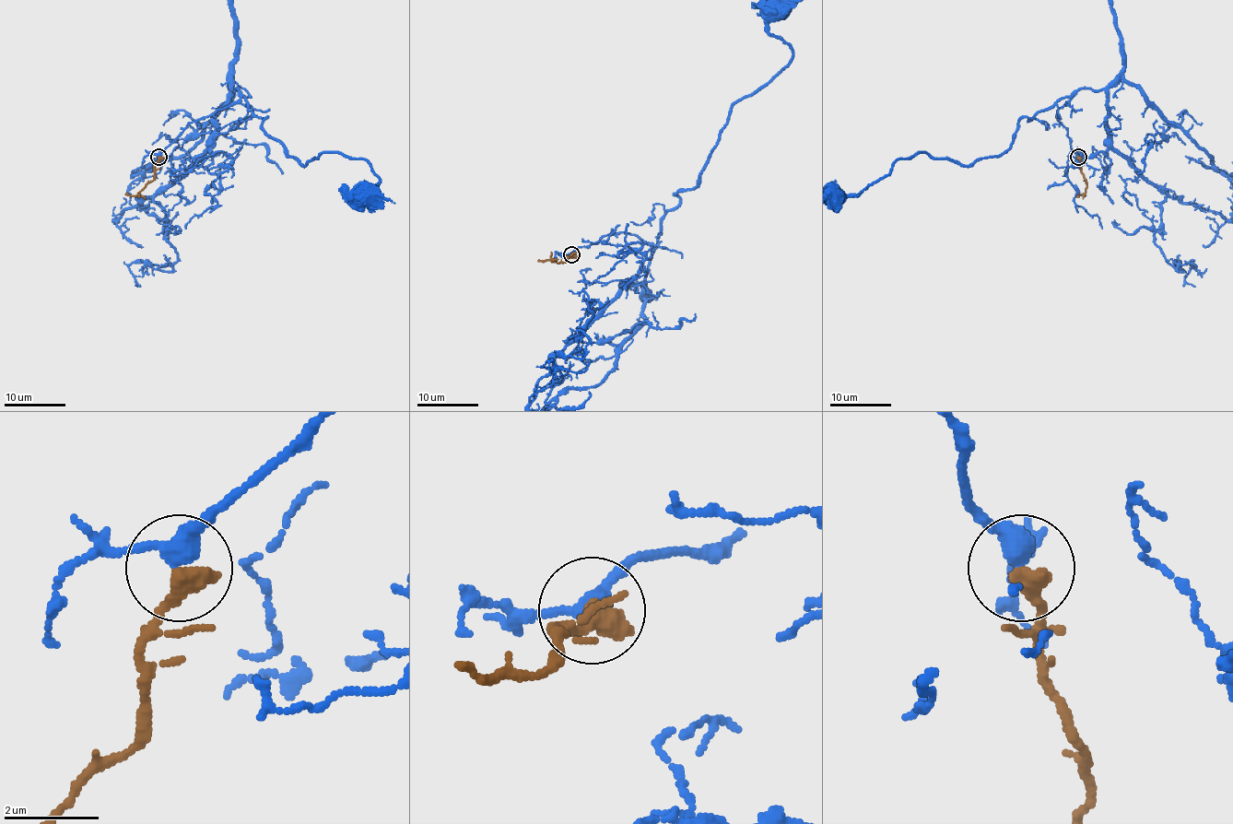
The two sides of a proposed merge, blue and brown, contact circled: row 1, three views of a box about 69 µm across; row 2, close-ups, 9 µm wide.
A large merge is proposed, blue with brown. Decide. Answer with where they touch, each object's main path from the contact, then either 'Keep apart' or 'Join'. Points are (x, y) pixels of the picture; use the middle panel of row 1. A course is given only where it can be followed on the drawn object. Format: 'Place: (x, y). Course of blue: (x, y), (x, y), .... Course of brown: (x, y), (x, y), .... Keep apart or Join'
Place: (571, 254). Course of blue: (570, 253), (625, 232), (657, 243), (729, 109), (788, 64), (791, 49), (768, 31), (781, 17), (774, 8). Course of brown: (572, 253), (559, 263), (538, 260). Join

